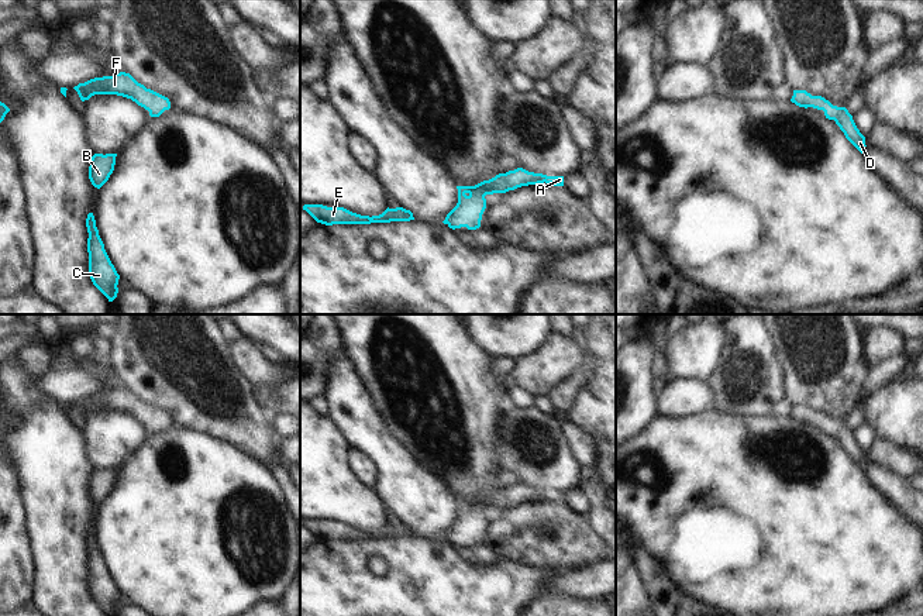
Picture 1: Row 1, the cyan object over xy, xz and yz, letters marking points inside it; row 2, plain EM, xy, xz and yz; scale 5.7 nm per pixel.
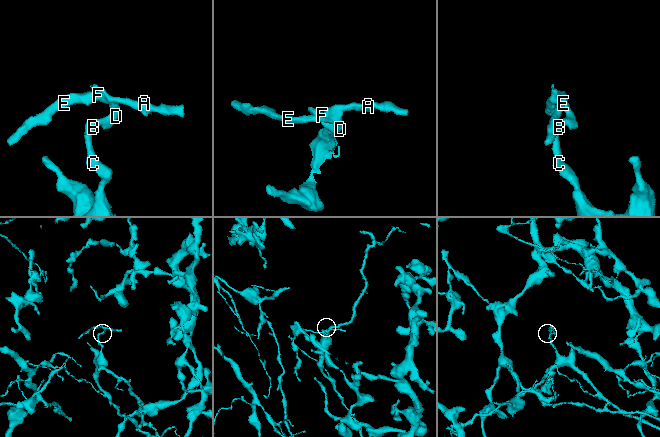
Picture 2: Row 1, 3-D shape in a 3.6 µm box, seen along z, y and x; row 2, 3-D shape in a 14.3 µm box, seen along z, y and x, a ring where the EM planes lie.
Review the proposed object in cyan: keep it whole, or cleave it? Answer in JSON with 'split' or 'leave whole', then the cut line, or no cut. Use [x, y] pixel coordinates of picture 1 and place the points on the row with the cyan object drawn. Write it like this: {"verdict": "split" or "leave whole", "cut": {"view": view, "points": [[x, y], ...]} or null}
{"verdict": "leave whole", "cut": null}

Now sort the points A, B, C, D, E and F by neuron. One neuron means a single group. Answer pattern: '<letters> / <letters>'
A B C D E F

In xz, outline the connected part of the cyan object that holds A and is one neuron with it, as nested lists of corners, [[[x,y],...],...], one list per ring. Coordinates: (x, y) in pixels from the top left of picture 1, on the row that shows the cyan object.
[[[517,168],[506,173],[499,173],[495,178],[483,180],[475,186],[457,186],[458,203],[447,214],[442,223],[452,230],[461,227],[476,230],[481,227],[482,214],[486,209],[486,195],[506,193],[521,186],[544,182],[552,183],[554,186],[564,186],[564,176],[547,176]]]

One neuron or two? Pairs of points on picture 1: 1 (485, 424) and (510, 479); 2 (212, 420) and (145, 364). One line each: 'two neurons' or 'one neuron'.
1: two neurons
2: one neuron

